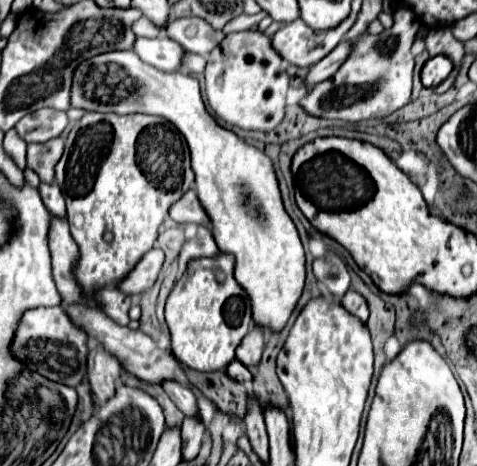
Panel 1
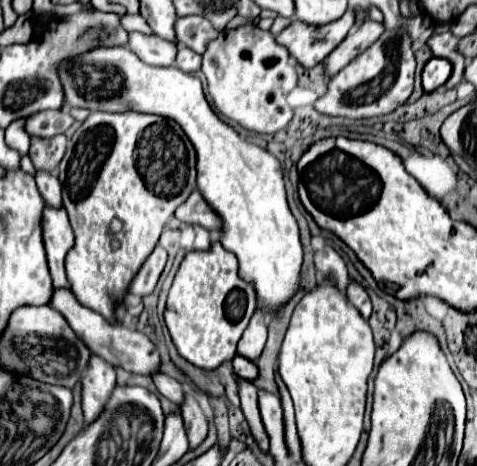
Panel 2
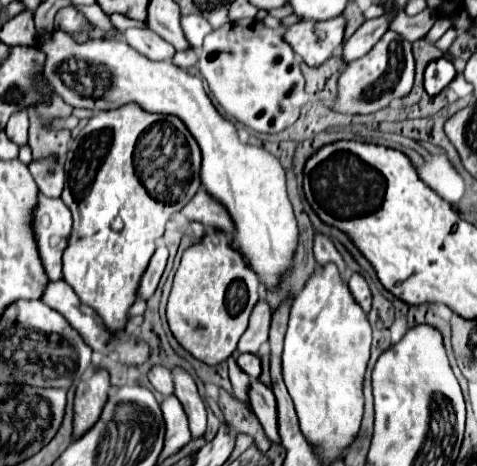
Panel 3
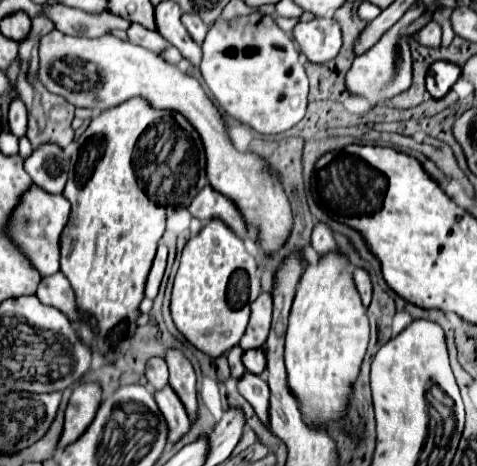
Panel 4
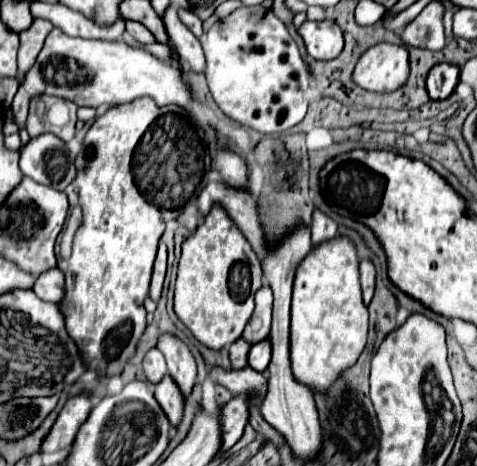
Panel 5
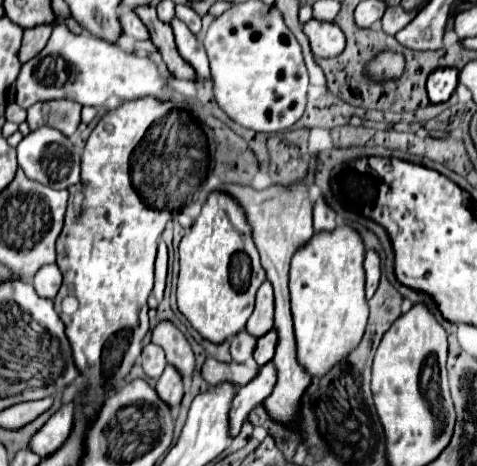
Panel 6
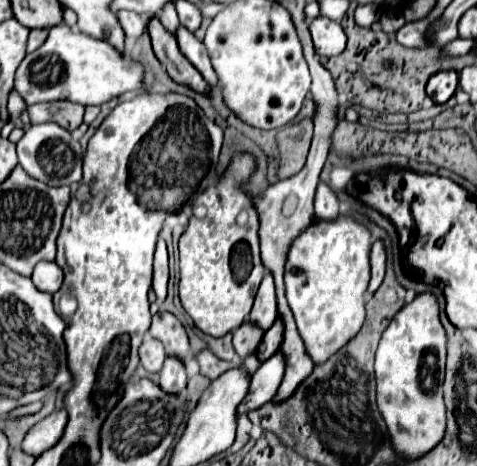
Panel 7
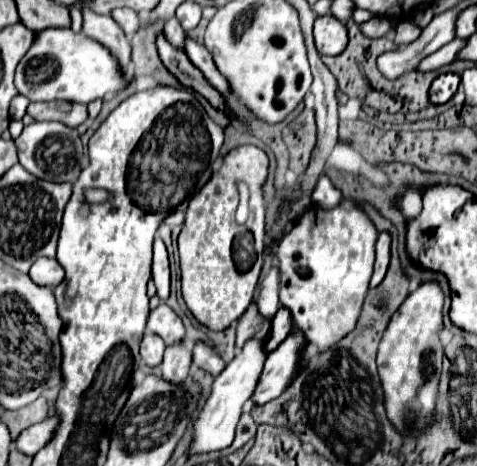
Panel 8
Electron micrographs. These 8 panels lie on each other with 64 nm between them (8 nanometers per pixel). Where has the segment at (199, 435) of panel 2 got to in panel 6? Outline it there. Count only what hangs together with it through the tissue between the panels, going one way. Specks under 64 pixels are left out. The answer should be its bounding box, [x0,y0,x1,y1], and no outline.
[152,322,194,382]

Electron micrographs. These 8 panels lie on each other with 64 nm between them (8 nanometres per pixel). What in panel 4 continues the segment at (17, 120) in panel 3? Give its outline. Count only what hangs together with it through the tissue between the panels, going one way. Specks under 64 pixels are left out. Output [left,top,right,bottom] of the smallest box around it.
[8,100,28,138]

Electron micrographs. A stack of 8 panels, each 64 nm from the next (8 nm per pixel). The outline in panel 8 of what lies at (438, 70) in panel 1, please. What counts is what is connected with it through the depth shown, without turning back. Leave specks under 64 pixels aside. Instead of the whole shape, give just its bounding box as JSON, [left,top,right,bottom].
[430,72,460,104]

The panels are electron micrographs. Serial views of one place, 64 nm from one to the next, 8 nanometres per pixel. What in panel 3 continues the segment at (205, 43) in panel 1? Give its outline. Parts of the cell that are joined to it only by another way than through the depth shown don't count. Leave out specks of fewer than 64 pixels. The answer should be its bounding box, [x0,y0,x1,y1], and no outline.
[180,14,212,50]

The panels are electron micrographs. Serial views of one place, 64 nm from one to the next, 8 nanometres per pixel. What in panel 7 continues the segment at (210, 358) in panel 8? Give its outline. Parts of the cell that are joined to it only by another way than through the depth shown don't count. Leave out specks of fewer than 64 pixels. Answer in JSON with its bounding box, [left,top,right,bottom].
[198,350,236,380]

